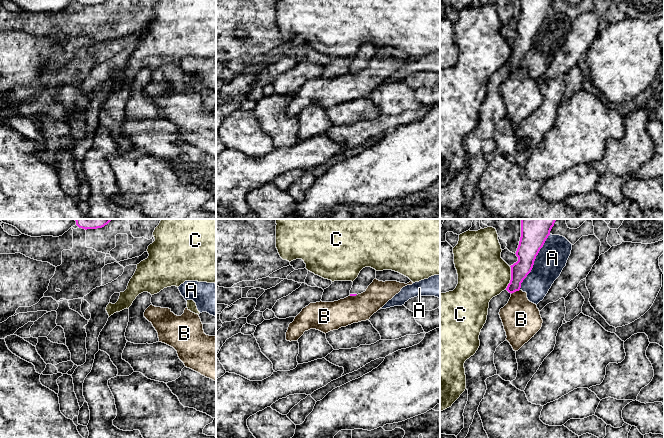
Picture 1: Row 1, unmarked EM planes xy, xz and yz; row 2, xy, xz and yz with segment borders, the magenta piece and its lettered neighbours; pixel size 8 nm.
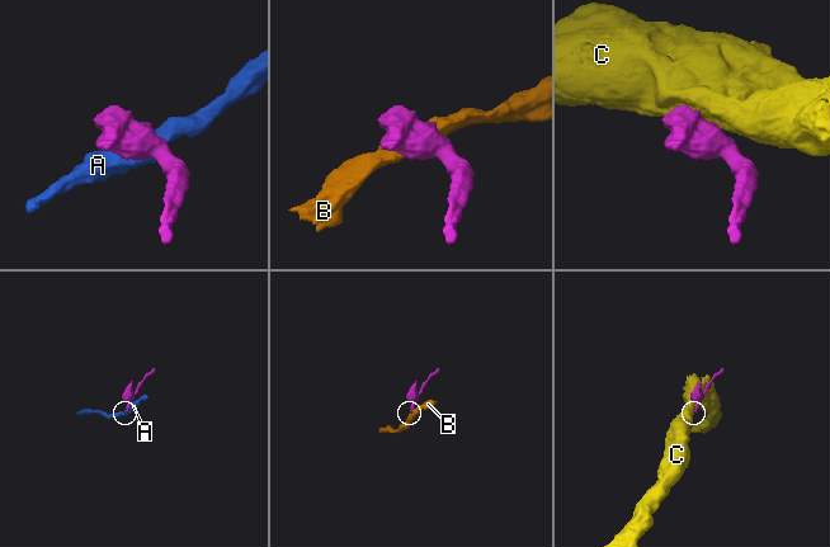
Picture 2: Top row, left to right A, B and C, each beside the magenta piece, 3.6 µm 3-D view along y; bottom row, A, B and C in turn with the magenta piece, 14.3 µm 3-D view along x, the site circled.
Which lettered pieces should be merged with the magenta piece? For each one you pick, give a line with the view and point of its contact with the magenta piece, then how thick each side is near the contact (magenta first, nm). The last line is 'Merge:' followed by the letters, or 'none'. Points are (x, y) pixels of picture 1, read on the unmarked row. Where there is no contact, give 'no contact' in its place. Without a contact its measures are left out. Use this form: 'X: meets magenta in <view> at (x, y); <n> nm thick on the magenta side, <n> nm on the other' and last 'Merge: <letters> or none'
Merge: none

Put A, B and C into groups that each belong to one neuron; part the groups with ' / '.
A / B / C

